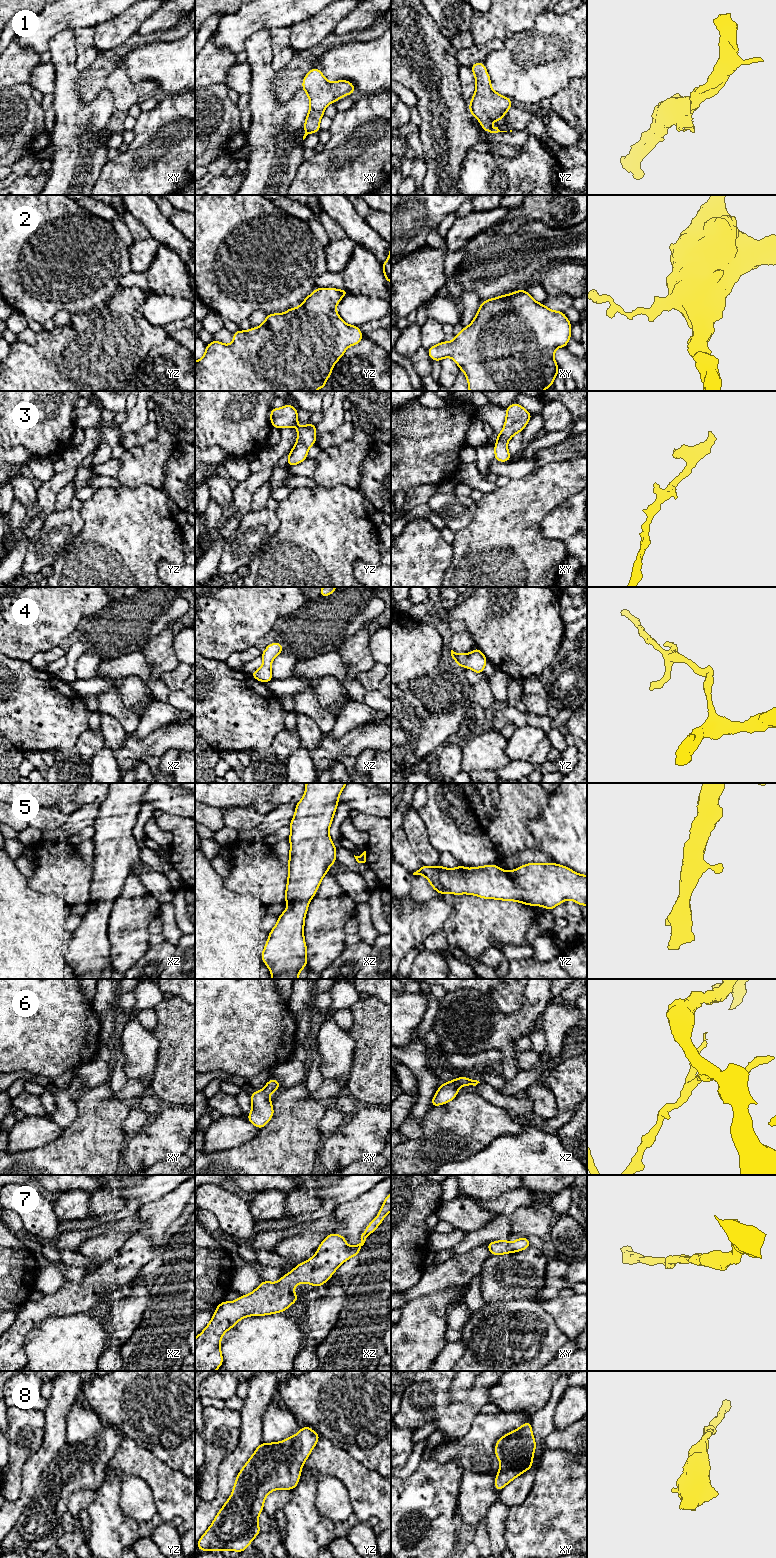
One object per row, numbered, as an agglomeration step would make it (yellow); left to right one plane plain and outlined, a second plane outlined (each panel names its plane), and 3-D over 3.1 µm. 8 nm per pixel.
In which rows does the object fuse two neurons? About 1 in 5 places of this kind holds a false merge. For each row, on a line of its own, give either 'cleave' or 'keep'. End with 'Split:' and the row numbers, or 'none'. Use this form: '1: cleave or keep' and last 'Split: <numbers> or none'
1: keep
2: keep
3: keep
4: keep
5: keep
6: keep
7: keep
8: keep
Split: none

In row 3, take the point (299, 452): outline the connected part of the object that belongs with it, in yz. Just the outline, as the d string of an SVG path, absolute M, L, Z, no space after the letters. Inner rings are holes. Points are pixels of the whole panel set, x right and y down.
M289 403L282 408L272 408L270 412L270 420L272 427L282 429L285 427L297 428L297 442L291 449L287 464L290 468L296 464L303 462L308 457L308 448L316 444L316 425L311 421L303 426L298 426L298 409L295 409Z

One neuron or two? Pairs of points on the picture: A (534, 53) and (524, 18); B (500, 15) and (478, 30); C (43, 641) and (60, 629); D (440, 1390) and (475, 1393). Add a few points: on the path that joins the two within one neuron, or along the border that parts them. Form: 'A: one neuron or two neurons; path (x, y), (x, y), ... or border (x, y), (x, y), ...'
A: two neurons; border (543, 12), (530, 28), (519, 31), (506, 40)
B: one neuron; path (495, 20), (483, 28)
C: one neuron; path (47, 637), (56, 629)
D: one neuron; path (442, 1401), (448, 1407), (463, 1407), (466, 1404)

